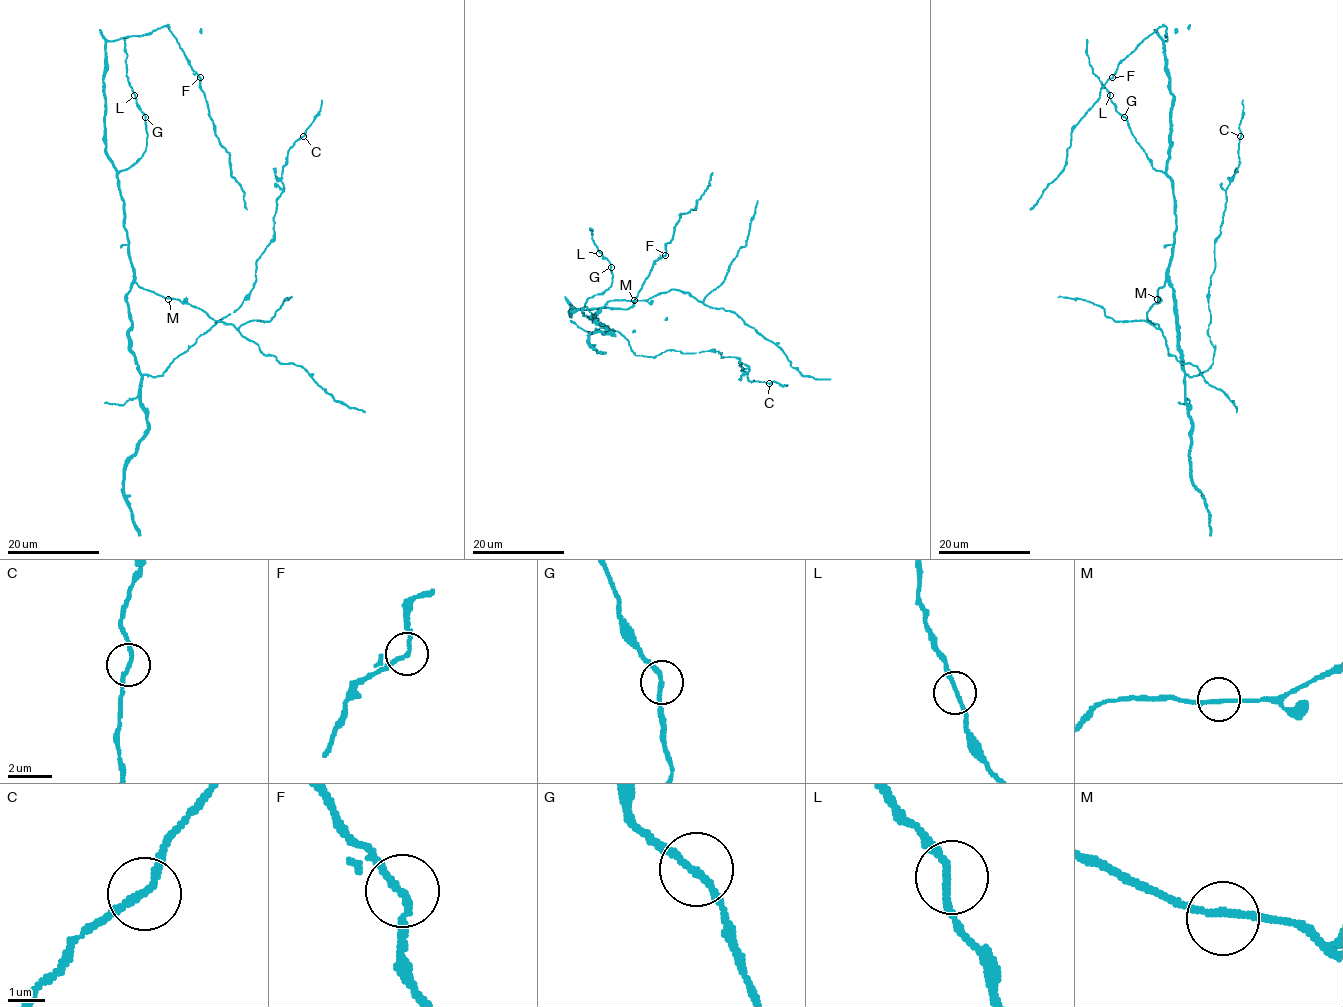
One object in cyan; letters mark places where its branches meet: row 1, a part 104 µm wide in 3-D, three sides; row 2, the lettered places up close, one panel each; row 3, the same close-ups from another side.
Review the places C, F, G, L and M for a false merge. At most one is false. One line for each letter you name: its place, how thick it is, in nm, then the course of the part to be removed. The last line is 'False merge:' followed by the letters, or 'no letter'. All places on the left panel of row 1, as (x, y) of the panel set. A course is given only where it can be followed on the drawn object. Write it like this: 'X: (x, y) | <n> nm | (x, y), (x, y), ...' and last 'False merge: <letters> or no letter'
False merge: no letter

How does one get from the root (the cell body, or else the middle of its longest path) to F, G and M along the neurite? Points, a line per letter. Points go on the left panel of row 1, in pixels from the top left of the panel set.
F: (128, 241), (117, 168), (106, 151), (103, 90), (105, 44), (130, 36), (150, 35), (167, 27), (199, 77)
G: (128, 241), (118, 174), (132, 166), (145, 150), (145, 117)
M: (128, 241), (133, 279), (141, 287), (168, 299)

